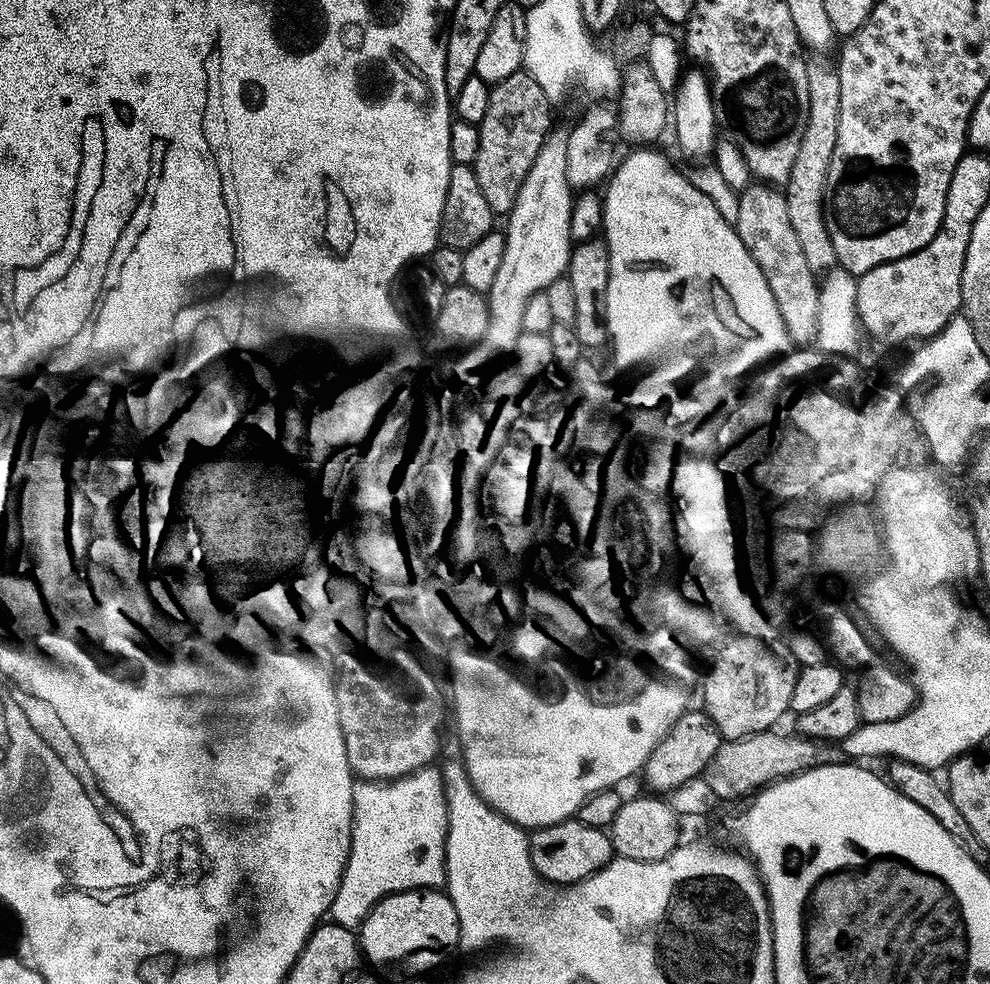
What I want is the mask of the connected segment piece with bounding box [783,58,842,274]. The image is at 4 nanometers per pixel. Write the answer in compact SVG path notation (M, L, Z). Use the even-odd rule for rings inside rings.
M812 58L806 66L806 82L810 85L810 114L806 122L806 134L802 134L802 147L798 158L794 158L794 170L783 189L786 211L790 213L790 227L802 246L802 255L810 270L817 274L827 274L837 267L834 242L830 242L830 230L824 221L824 199L828 189L830 162L834 158L834 146L838 142L838 118L842 86L835 63L828 58Z

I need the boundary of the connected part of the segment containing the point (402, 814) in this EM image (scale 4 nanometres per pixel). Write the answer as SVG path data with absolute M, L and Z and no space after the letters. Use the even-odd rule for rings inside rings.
M429 766L419 768L410 774L406 774L397 780L361 780L357 779L352 786L352 838L351 849L348 852L347 864L343 870L343 876L340 879L339 886L336 887L335 896L332 899L328 914L331 921L335 924L342 925L343 928L357 929L363 923L369 911L378 901L394 893L409 892L410 889L435 888L439 889L445 885L445 842L448 833L448 814L442 810L441 801L438 799L438 790L443 789L444 773L439 767ZM388 800L396 804L396 812L388 812Z

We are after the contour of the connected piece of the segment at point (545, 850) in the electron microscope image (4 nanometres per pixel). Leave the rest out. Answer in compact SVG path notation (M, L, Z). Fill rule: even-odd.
M579 818L535 829L528 836L528 849L536 873L547 883L557 886L586 880L614 859L611 835L603 828L586 826Z

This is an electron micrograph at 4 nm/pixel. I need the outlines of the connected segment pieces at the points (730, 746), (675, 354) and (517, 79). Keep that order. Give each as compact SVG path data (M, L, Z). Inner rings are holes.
M769 730L742 738L724 740L721 743L718 754L710 758L708 767L702 773L704 780L714 790L717 801L740 800L743 796L751 798L761 788L767 788L768 785L775 784L777 780L797 776L823 764L841 763L841 749L831 743L815 742L798 734L779 736L778 733L779 731Z
M640 146L628 157L617 163L602 199L604 201L603 239L608 245L610 254L610 286L606 290L606 322L608 323L608 339L610 349L616 355L616 364L624 372L640 372L632 380L624 400L628 403L628 416L632 419L632 428L640 436L653 440L656 444L665 444L668 448L681 448L684 454L700 454L703 448L716 436L720 423L728 416L728 411L738 404L736 391L740 388L740 379L748 376L759 364L767 365L773 358L787 353L790 348L788 331L782 322L782 314L778 312L778 302L774 302L774 294L770 294L770 286L766 286L766 278L762 270L758 270L758 262L746 250L742 238L738 238L735 227L718 214L718 206L692 185L691 179L684 176L652 146Z
M523 70L502 78L502 82L491 85L490 102L486 114L478 125L478 158L475 162L478 187L486 197L486 203L497 217L507 217L520 193L530 166L538 158L538 152L546 142L552 124L553 101L546 98L546 90L534 82L534 78Z

